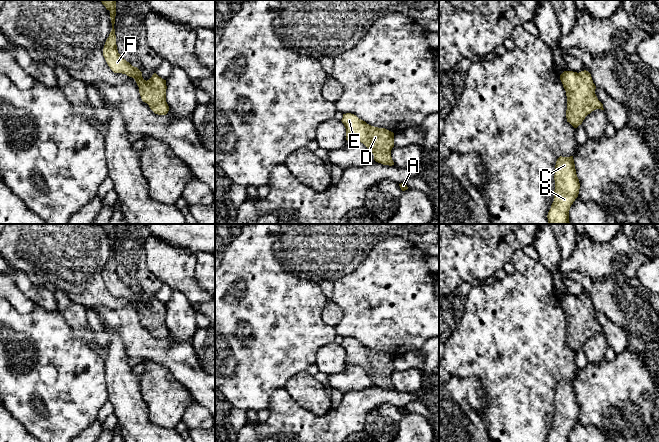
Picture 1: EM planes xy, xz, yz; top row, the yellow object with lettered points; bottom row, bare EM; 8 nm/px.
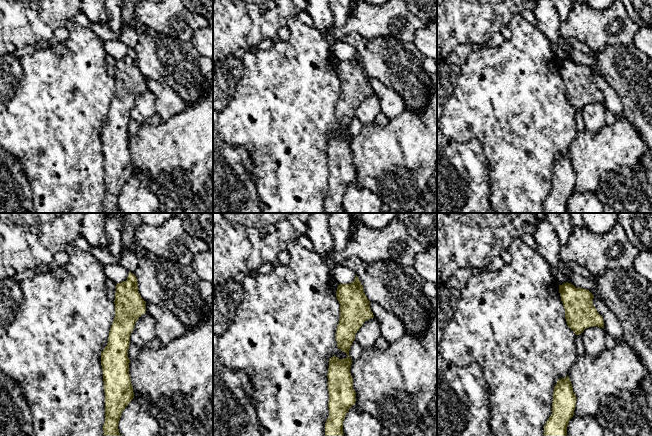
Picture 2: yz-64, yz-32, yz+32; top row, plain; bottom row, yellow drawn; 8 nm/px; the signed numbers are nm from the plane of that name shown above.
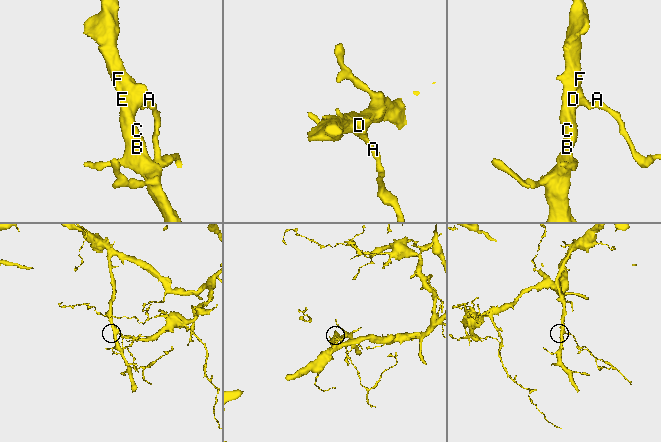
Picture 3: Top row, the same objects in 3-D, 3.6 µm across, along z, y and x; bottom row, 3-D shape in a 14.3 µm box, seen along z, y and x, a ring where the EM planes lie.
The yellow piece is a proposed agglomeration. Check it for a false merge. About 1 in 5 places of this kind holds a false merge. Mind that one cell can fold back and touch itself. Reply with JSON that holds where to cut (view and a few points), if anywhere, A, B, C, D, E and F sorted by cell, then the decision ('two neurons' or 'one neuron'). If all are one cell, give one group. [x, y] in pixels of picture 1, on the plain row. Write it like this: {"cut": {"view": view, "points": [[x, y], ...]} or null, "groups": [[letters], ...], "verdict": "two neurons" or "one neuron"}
{"cut": null, "groups": [["A", "B", "C", "D", "E", "F"]], "verdict": "one neuron"}

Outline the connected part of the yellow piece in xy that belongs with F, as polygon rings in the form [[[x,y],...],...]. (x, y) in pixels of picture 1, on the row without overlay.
[[[99,224],[110,235],[112,254],[107,262],[103,280],[114,297],[126,298],[135,303],[141,323],[147,327],[150,333],[158,339],[166,339],[169,335],[169,330],[166,326],[166,304],[159,301],[156,297],[149,304],[144,304],[142,296],[132,290],[129,286],[121,281],[118,277],[115,259],[115,240],[116,240],[116,224]]]

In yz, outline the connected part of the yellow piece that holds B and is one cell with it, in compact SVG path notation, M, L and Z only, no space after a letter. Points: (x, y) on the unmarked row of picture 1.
M560 380L555 389L554 425L547 442L569 442L569 434L578 421L580 407L573 380Z

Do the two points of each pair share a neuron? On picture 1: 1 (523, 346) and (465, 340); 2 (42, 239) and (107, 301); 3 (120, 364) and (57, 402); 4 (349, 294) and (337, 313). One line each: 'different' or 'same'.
1: same
2: same
3: different
4: different

